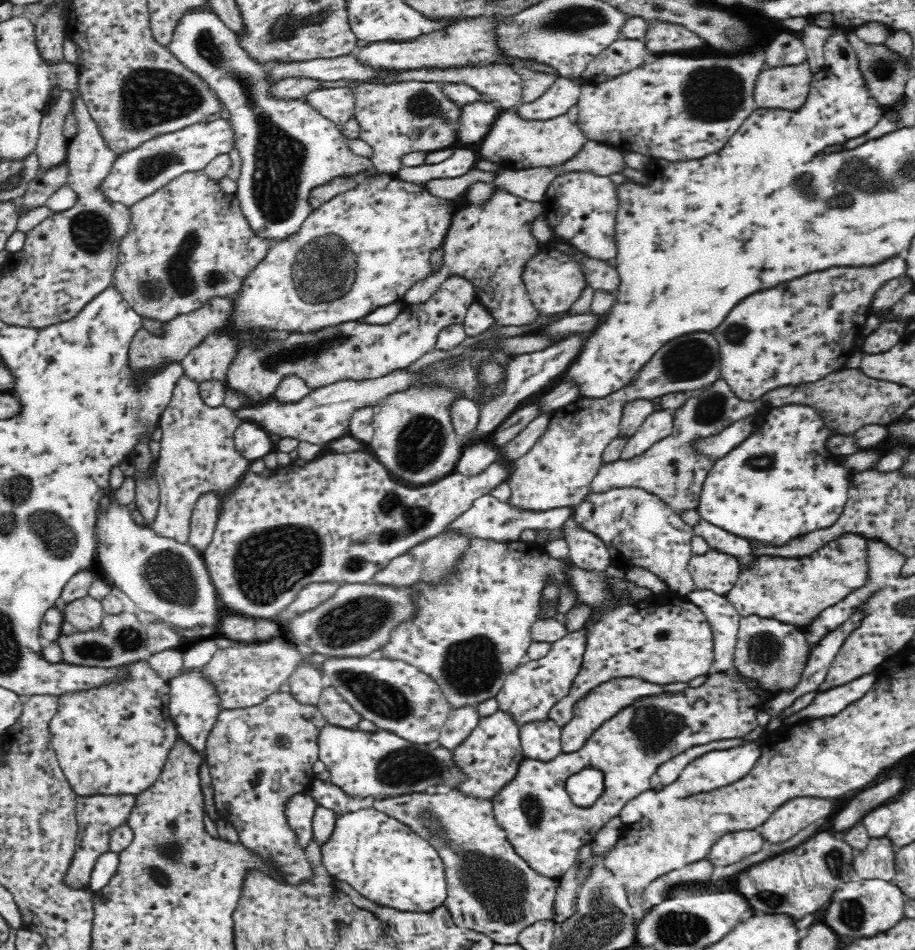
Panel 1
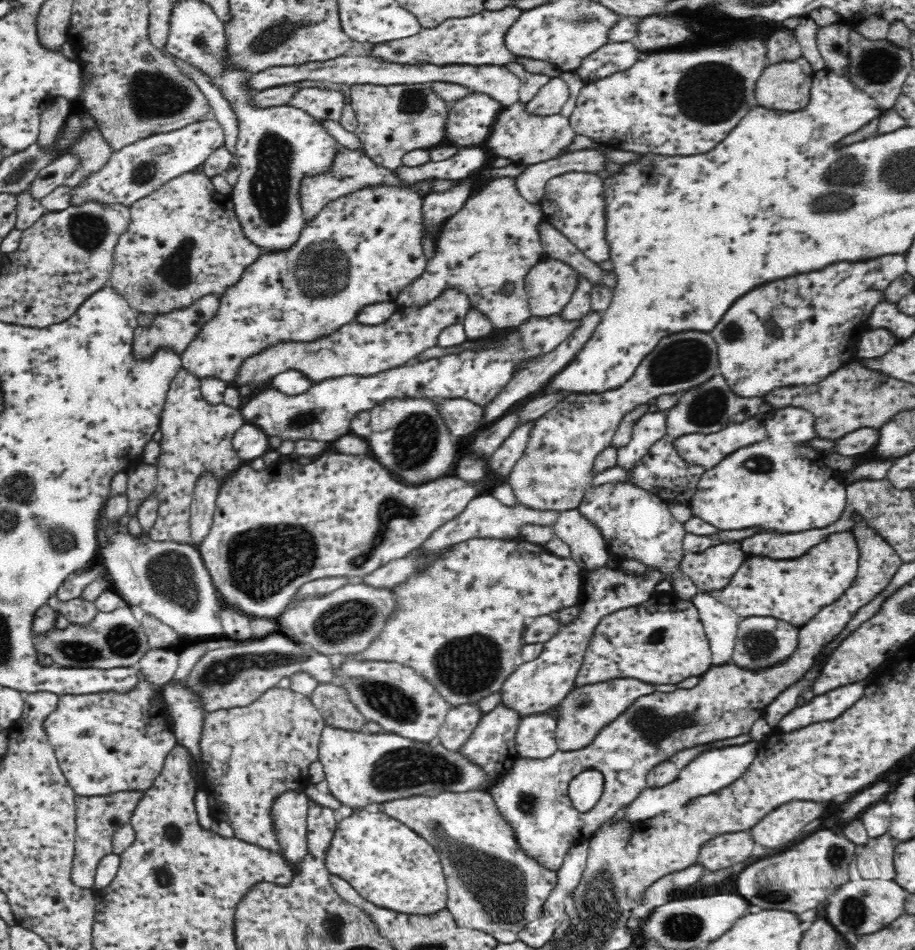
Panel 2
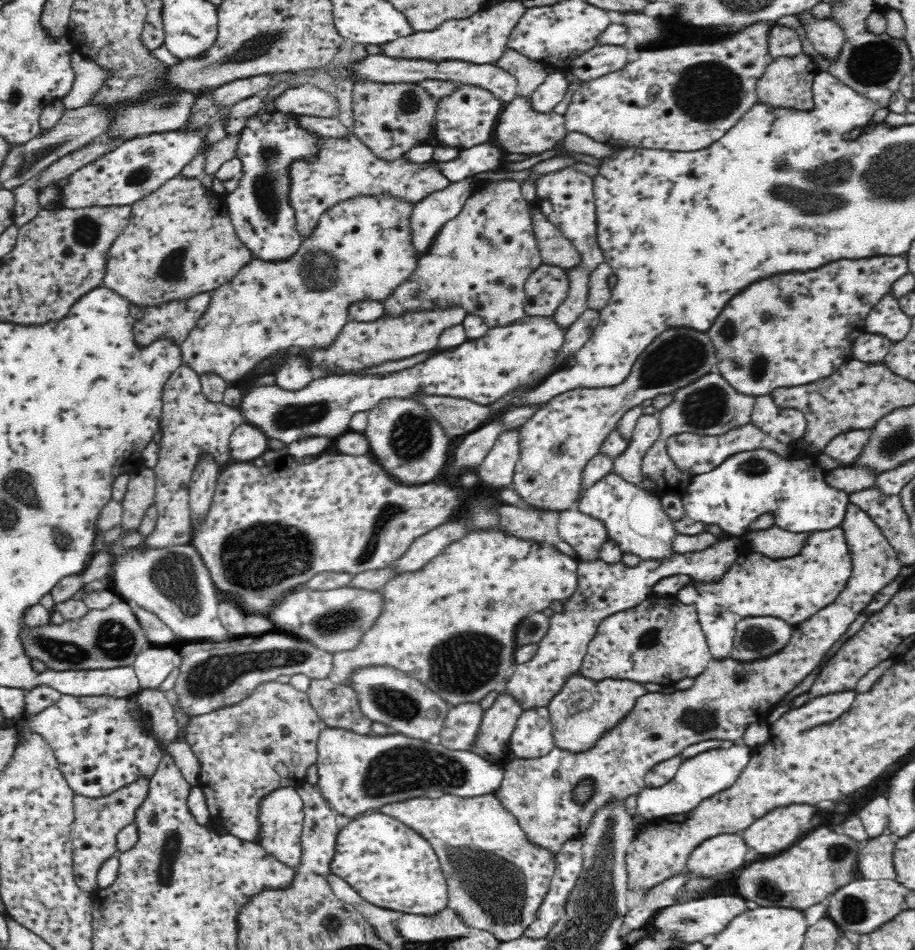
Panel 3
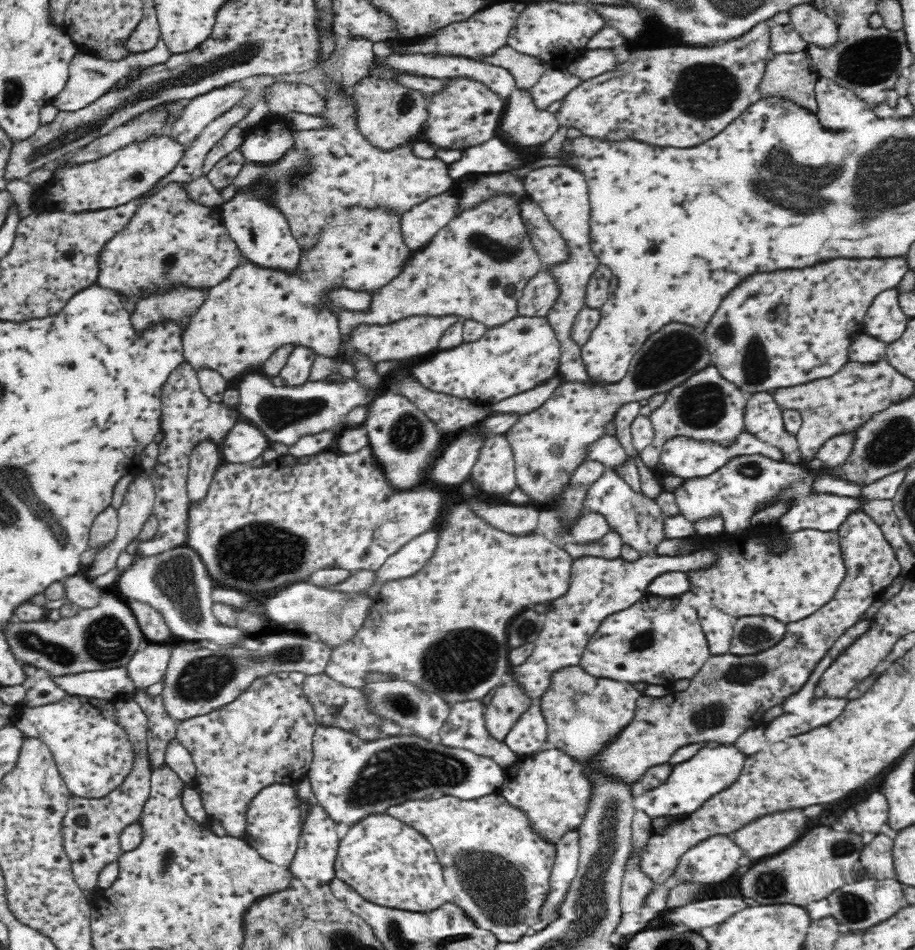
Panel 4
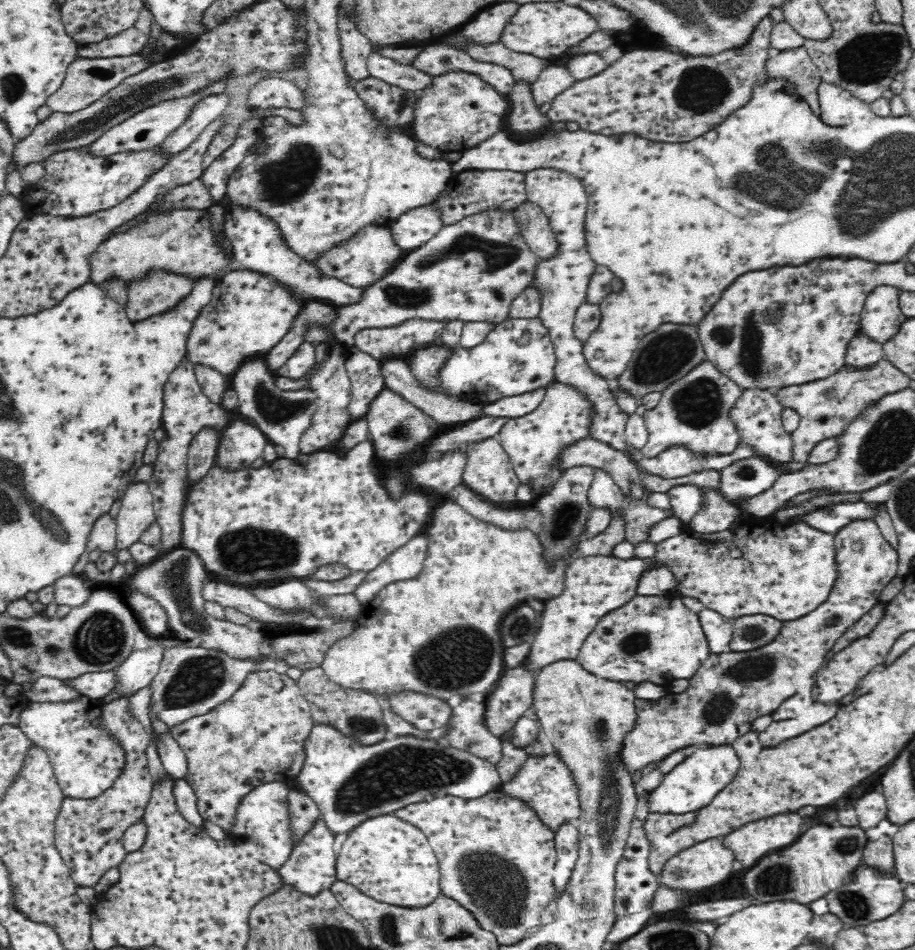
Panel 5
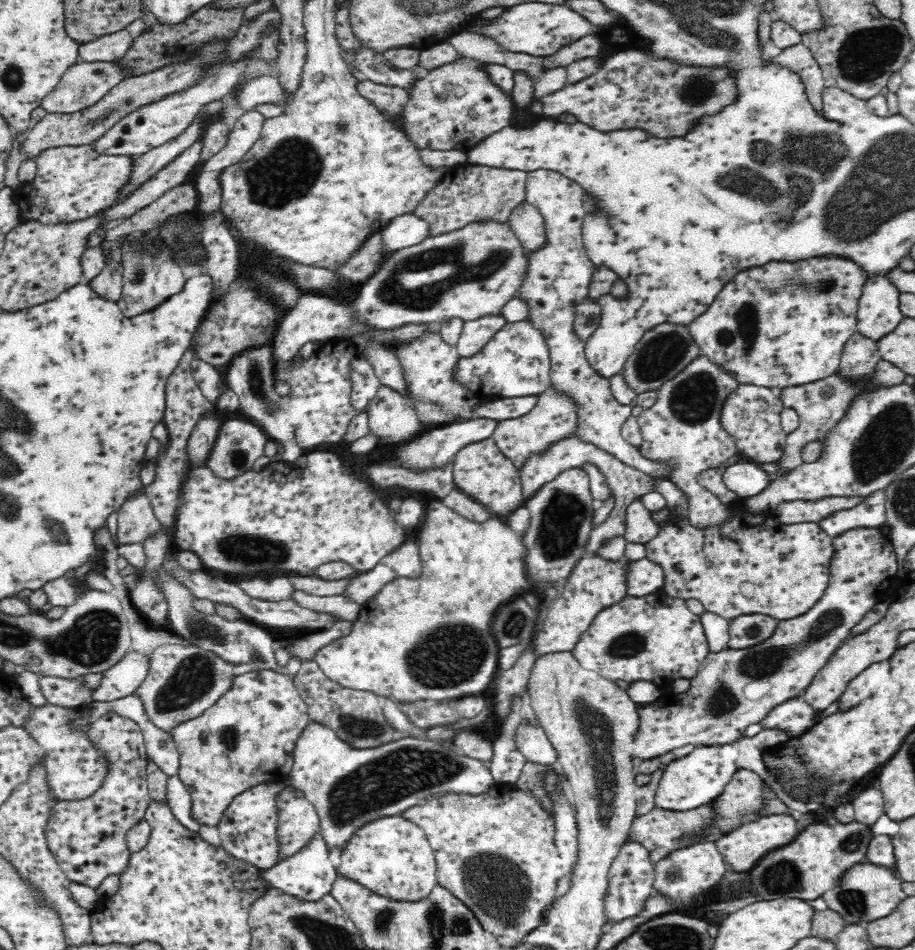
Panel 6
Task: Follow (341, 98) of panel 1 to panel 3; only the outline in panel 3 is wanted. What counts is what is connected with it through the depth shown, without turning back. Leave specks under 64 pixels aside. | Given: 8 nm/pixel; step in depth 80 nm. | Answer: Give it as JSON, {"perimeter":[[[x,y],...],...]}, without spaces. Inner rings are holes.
{"perimeter":[[[310,83],[286,88],[273,102],[273,111],[292,116],[338,117],[337,100]]]}

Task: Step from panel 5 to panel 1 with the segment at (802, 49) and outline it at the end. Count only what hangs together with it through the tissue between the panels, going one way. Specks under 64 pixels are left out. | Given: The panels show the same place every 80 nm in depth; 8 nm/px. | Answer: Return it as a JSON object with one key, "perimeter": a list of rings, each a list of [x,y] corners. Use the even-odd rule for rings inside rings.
{"perimeter":[[[809,62],[766,67],[756,79],[754,99],[759,108],[796,111],[806,104],[813,72]]]}

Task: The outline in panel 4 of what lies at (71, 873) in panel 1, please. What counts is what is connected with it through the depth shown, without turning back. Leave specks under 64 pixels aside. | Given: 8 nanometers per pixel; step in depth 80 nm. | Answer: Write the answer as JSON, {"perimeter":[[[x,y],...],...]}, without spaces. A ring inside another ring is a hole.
{"perimeter":[[[131,696],[113,700],[112,711],[116,726],[124,731],[132,745],[131,771],[106,796],[95,799],[71,796],[61,820],[62,845],[70,861],[73,877],[83,891],[94,891],[100,871],[108,864],[117,863],[125,853],[120,842],[122,831],[130,824],[139,822],[151,792],[152,769],[147,749],[148,717]]]}

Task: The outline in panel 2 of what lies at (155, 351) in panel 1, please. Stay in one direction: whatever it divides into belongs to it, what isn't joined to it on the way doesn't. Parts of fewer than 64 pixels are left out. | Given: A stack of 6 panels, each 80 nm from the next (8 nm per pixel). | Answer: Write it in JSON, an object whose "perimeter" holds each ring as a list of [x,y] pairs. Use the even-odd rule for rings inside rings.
{"perimeter":[[[207,294],[192,302],[187,307],[164,311],[154,314],[150,326],[138,325],[133,332],[133,349],[138,357],[151,355],[158,347],[172,347],[174,351],[181,353],[186,345],[196,336],[199,326],[212,318],[218,302],[218,295]]]}

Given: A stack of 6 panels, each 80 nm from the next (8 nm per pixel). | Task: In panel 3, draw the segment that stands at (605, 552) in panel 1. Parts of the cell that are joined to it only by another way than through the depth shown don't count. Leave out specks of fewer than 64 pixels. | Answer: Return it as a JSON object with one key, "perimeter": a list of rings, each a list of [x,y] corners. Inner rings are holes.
{"perimeter":[[[578,509],[560,511],[558,530],[562,540],[574,547],[575,560],[599,558],[600,545],[608,538],[604,522]]]}

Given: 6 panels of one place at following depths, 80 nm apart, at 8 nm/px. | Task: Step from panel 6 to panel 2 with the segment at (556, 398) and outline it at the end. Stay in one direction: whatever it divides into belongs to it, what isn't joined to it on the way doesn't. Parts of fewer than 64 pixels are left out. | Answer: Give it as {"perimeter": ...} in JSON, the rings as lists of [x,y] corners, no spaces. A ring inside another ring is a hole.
{"perimeter":[[[680,331],[663,336],[656,346],[638,364],[634,374],[618,388],[604,392],[571,392],[565,393],[552,408],[533,420],[528,431],[526,448],[520,460],[514,465],[507,483],[514,489],[520,505],[538,510],[565,510],[578,508],[586,490],[593,486],[591,475],[595,456],[609,446],[616,428],[623,422],[624,416],[632,412],[640,404],[647,404],[650,398],[658,398],[663,394],[681,393],[712,376],[720,374],[717,359],[717,344],[710,333]]]}

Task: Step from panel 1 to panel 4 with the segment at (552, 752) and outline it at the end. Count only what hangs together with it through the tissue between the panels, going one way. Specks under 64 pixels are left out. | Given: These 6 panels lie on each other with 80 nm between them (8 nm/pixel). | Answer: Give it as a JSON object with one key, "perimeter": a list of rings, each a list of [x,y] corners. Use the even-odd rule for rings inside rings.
{"perimeter":[[[536,702],[525,714],[522,714],[516,724],[510,729],[510,732],[504,738],[504,742],[512,752],[518,757],[528,757],[542,751],[545,744],[549,743],[548,732],[546,732],[546,723],[540,713],[540,706]]]}

